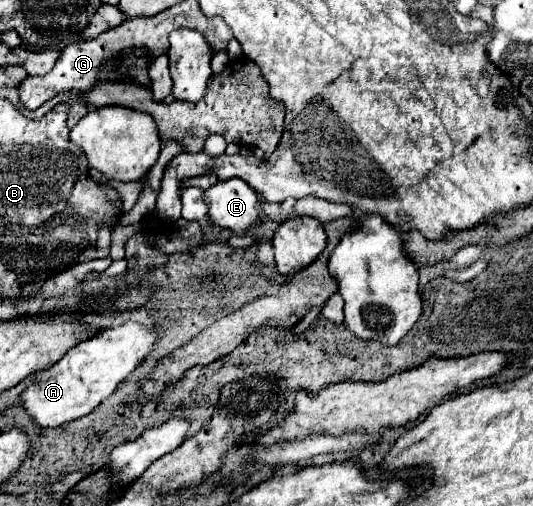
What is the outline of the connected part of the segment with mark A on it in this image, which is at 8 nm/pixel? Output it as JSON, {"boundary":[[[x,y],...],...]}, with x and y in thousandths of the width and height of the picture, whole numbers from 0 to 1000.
{"boundary":[[[250,634],[193,650],[186,662],[129,690],[99,725],[73,733],[66,741],[66,753],[39,781],[39,804],[81,848],[111,844],[126,832],[171,816],[253,725],[265,721],[272,702],[283,694],[295,662],[295,654],[276,654],[268,642]]]}

